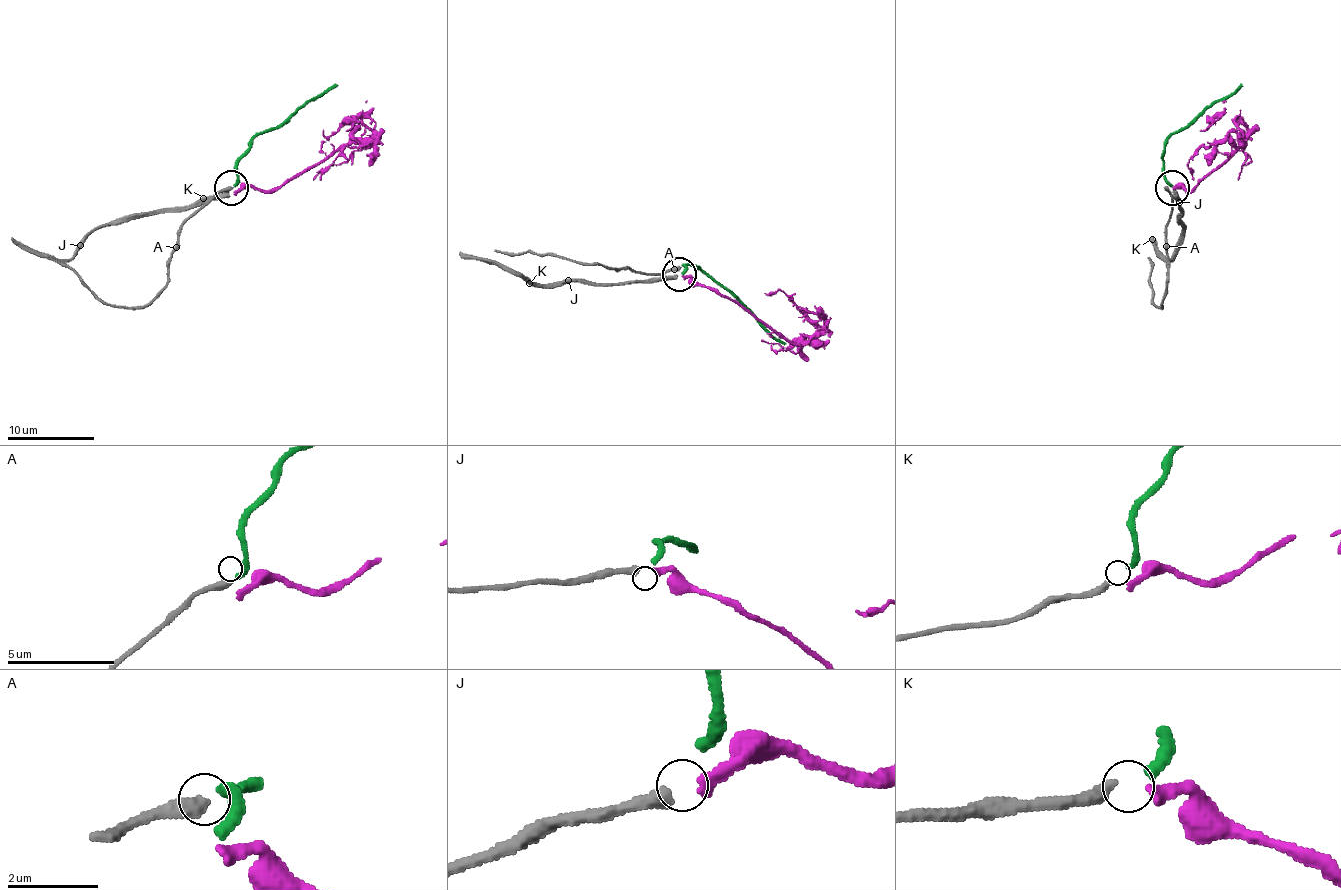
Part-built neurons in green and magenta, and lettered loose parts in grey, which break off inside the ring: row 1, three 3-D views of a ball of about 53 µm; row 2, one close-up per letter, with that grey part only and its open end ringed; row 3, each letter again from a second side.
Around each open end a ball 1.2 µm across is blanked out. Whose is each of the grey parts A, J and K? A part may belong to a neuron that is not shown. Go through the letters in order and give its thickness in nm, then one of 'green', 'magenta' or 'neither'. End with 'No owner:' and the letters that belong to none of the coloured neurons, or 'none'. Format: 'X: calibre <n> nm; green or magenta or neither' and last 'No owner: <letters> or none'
A: calibre 340 nm; neither
J: calibre 320 nm; magenta
K: calibre 280 nm; green
No owner: A

